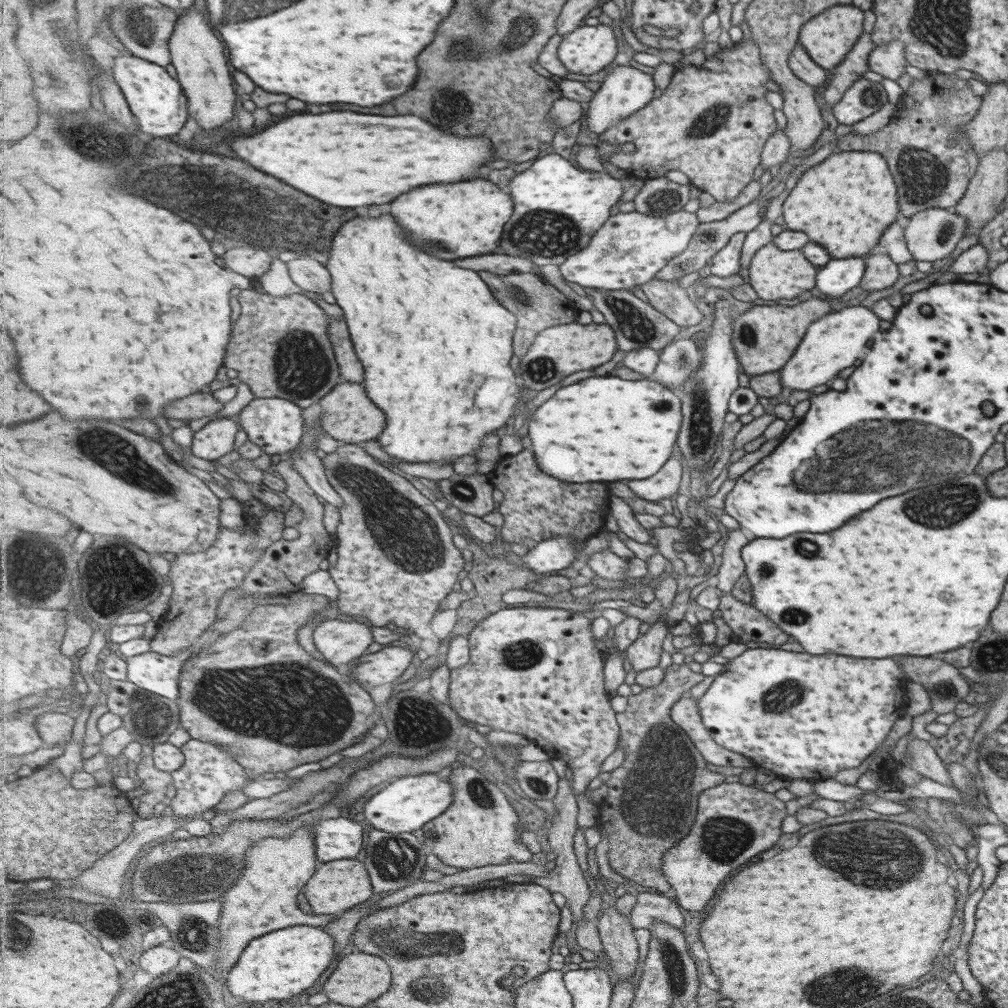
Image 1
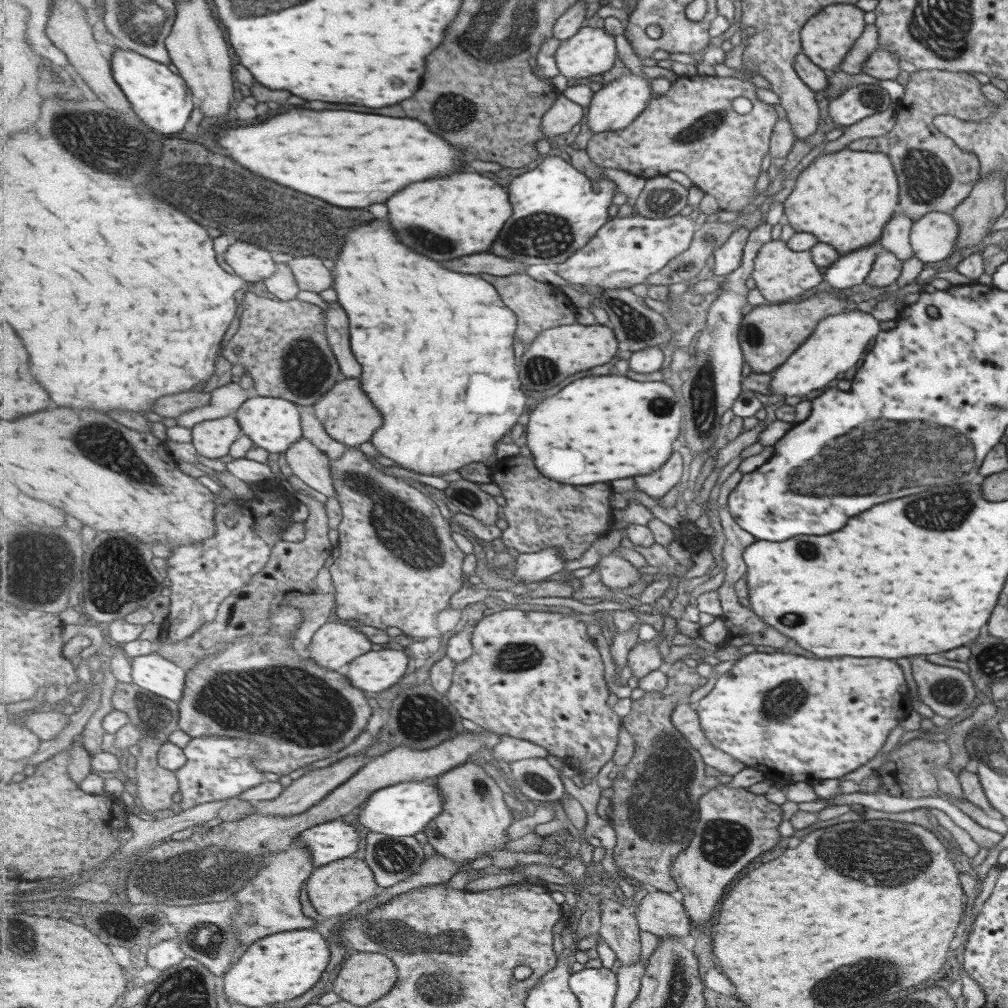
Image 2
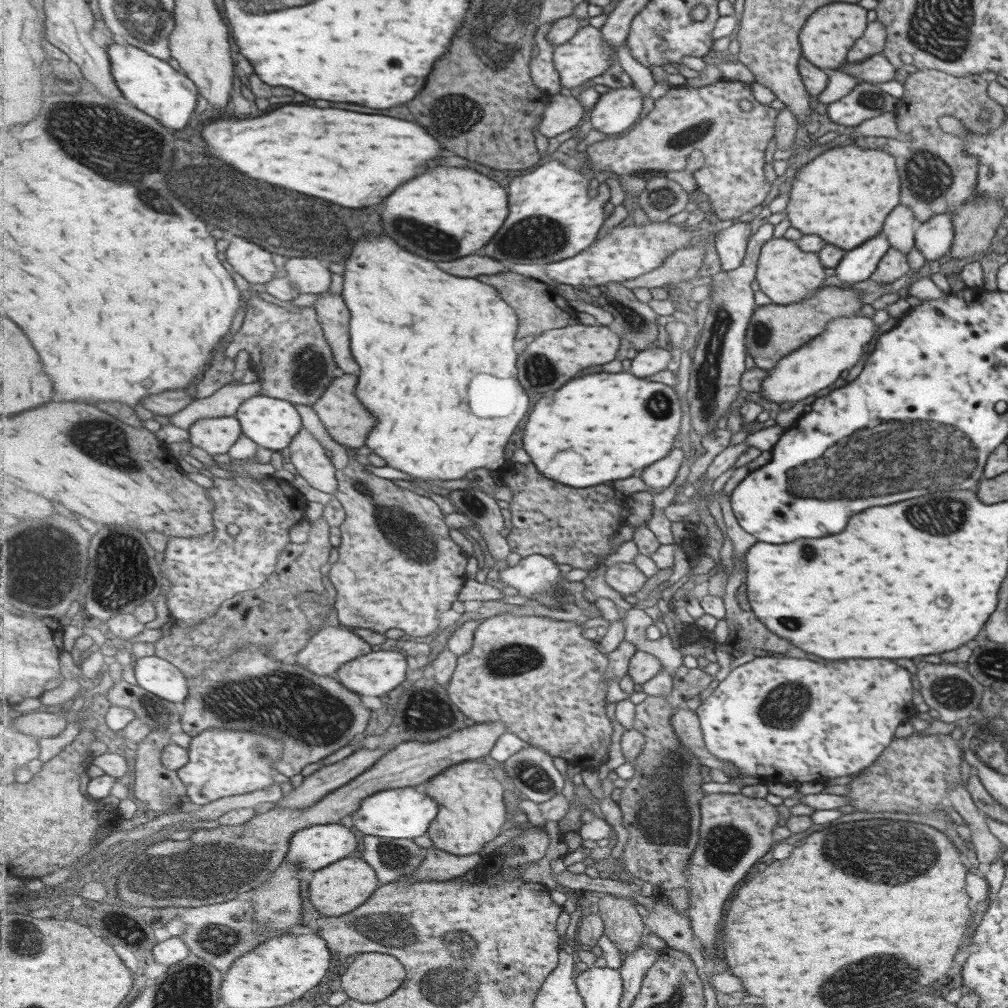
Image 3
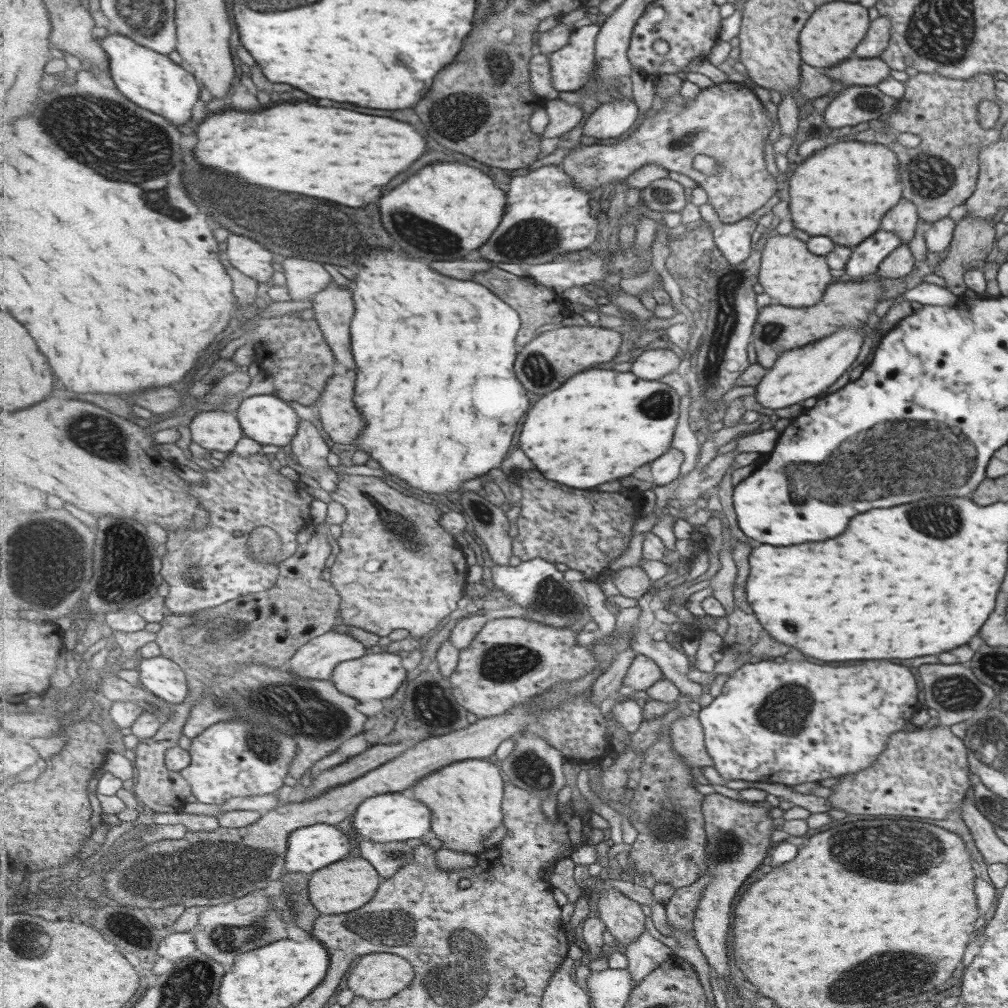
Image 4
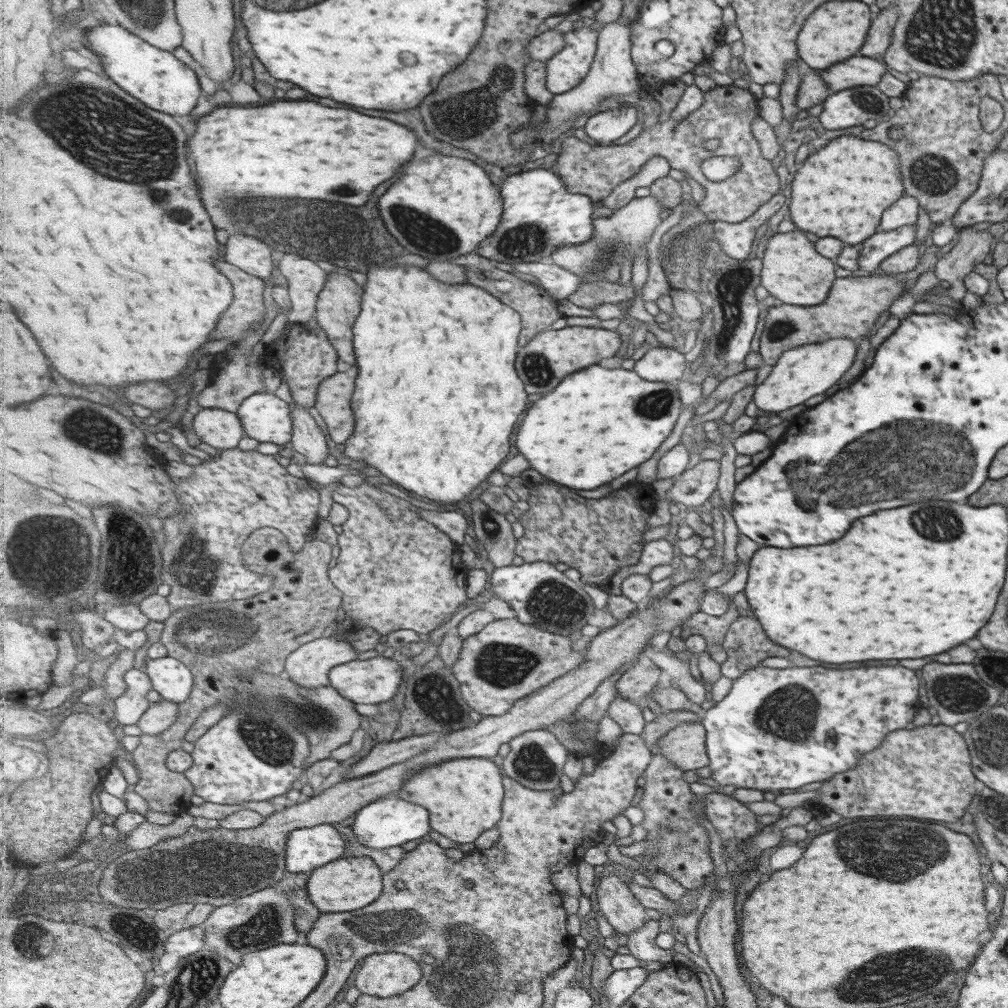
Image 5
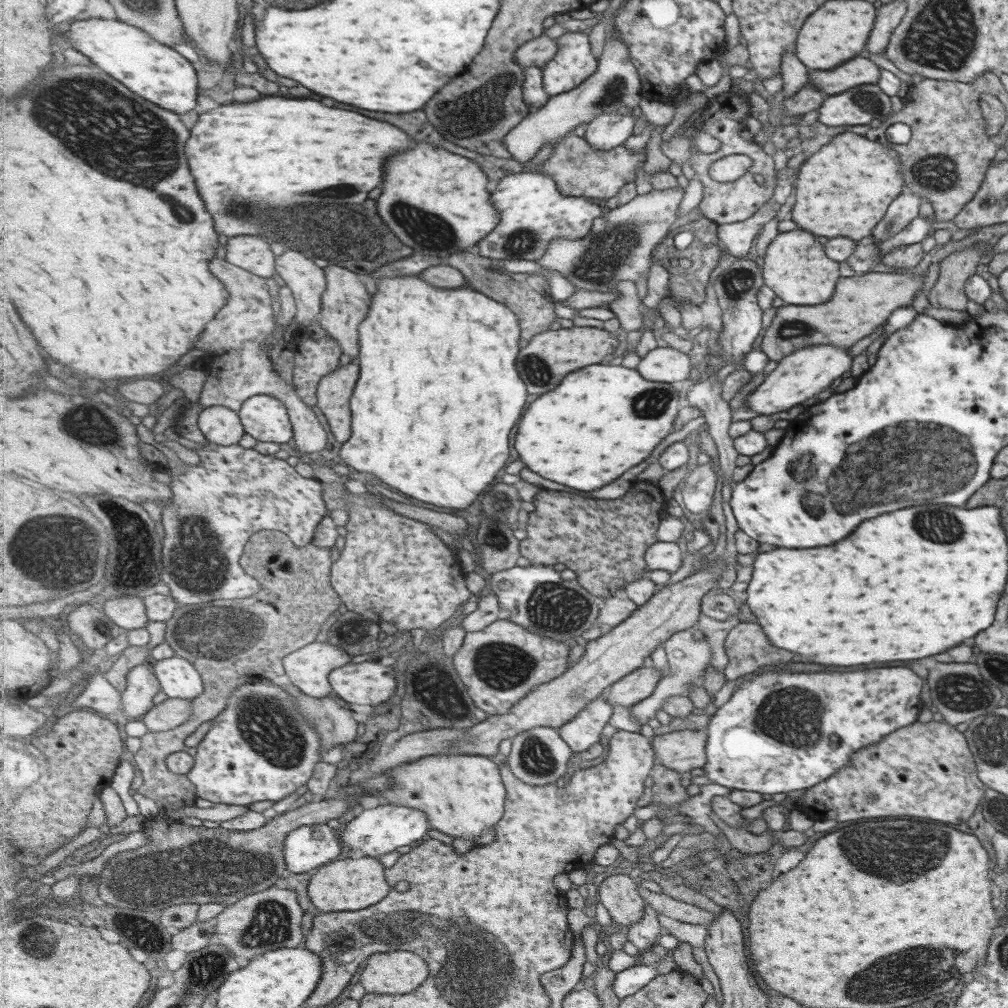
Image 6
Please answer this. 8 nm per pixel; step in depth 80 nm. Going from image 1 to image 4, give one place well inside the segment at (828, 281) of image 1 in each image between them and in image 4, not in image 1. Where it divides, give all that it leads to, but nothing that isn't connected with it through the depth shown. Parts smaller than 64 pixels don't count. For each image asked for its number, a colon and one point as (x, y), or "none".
2: (850, 269)
3: (856, 265)
4: (864, 258)

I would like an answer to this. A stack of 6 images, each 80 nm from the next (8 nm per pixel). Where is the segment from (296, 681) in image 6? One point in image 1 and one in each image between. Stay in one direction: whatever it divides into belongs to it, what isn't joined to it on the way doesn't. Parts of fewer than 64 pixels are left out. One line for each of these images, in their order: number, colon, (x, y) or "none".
1: (338, 641)
2: (335, 644)
3: (331, 647)
4: (317, 659)
5: (310, 665)

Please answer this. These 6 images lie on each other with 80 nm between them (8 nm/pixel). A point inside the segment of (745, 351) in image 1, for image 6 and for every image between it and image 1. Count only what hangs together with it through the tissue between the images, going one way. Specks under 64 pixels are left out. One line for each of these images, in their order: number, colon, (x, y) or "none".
2: (768, 334)
3: (774, 331)
4: (777, 329)
5: (855, 303)
6: (862, 303)

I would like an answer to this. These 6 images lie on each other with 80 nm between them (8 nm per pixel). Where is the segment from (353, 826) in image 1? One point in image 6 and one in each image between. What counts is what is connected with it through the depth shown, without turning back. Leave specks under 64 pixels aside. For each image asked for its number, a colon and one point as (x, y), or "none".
2: (335, 840)
3: (315, 848)
4: (311, 849)
5: (308, 848)
6: (308, 848)

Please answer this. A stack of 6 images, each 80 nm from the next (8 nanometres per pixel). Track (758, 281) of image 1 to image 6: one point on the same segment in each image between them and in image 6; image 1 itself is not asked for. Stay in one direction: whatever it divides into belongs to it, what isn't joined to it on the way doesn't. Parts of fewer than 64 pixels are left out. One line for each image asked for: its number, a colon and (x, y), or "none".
2: (781, 274)
3: (785, 273)
4: (790, 274)
5: (793, 272)
6: (796, 268)

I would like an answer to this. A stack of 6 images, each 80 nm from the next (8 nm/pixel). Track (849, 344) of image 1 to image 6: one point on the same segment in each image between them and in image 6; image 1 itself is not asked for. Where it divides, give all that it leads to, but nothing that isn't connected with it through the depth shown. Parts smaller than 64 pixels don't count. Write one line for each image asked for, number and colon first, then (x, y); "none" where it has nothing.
2: (837, 342)
3: (818, 363)
4: (800, 373)
5: (801, 372)
6: (798, 376)

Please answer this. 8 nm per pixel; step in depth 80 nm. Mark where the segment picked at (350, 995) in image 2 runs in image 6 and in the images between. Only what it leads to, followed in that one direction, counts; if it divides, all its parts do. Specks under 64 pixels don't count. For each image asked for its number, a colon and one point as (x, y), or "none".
3: (372, 977)
4: (380, 976)
5: (382, 975)
6: (399, 972)

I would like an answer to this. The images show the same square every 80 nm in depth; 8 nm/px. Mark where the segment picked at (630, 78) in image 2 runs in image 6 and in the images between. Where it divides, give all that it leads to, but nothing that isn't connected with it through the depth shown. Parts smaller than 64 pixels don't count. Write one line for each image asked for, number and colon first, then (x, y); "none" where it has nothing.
3: (618, 109)
4: (614, 117)
5: (605, 127)
6: (608, 131)

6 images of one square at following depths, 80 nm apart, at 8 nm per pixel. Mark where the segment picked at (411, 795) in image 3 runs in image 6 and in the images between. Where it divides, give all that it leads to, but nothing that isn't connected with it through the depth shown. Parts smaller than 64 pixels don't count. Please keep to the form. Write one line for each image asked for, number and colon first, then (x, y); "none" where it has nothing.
4: (394, 817)
5: (391, 821)
6: (381, 830)

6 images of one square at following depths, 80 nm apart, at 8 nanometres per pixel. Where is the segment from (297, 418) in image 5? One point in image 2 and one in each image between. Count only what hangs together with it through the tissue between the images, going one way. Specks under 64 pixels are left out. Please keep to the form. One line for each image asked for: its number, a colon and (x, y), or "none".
2: (307, 462)
3: (307, 455)
4: (309, 446)

